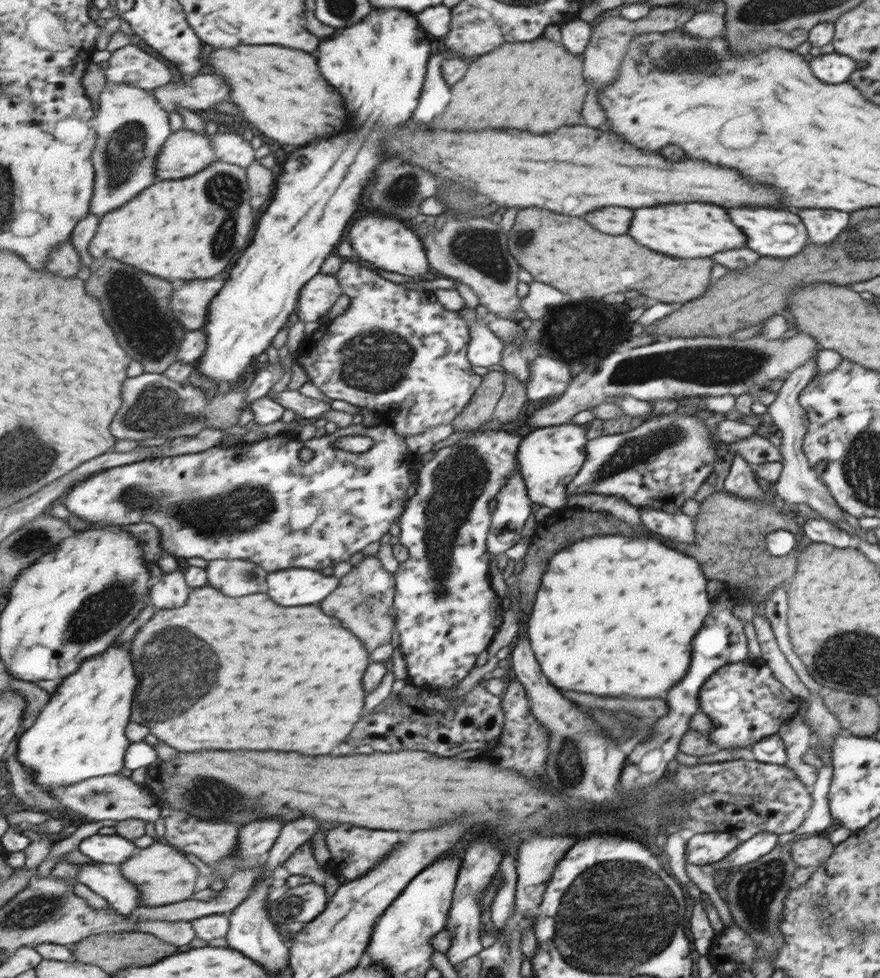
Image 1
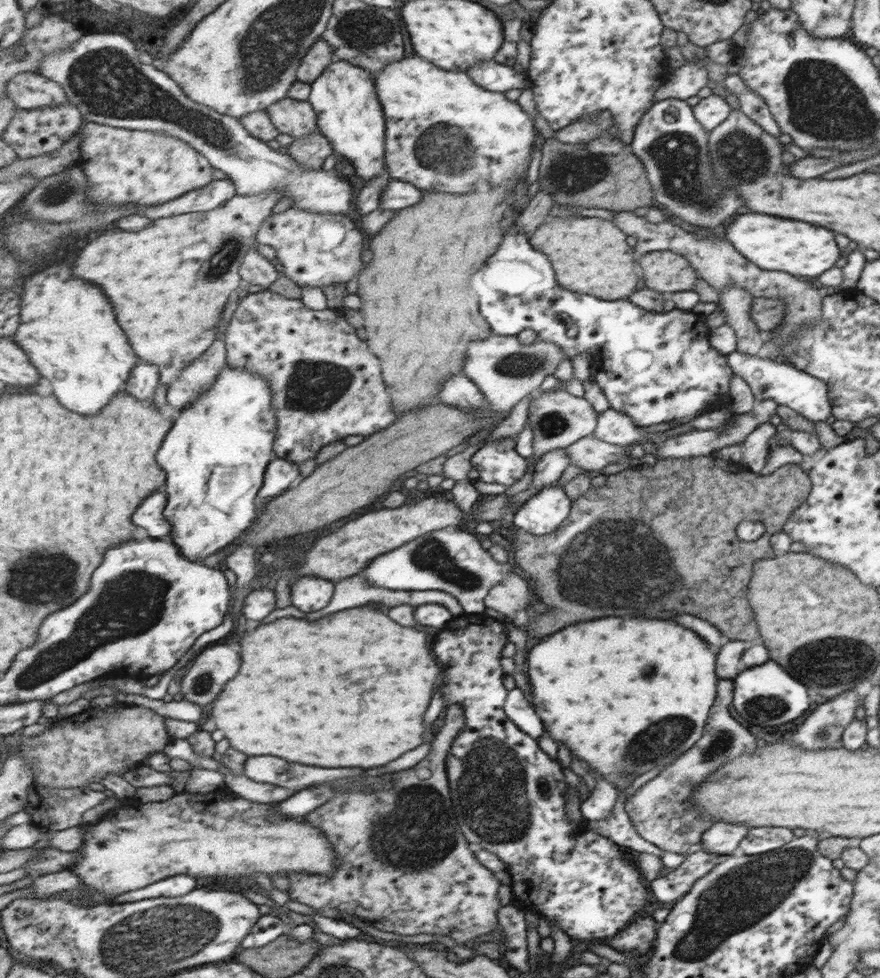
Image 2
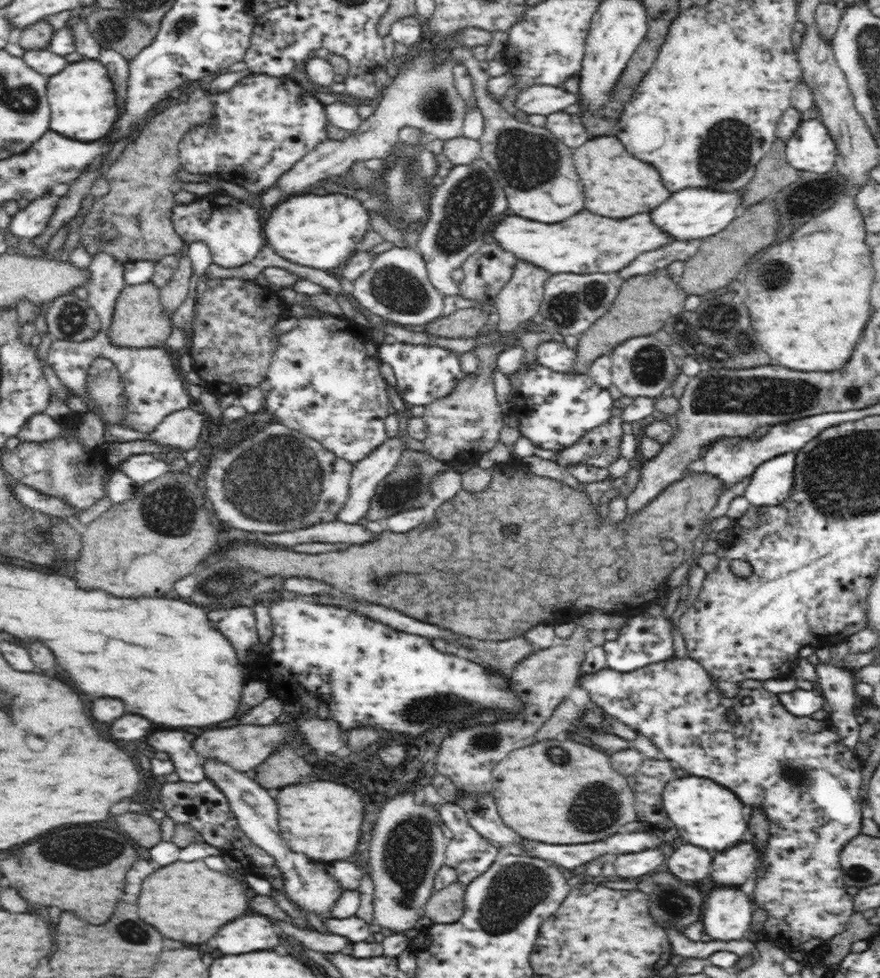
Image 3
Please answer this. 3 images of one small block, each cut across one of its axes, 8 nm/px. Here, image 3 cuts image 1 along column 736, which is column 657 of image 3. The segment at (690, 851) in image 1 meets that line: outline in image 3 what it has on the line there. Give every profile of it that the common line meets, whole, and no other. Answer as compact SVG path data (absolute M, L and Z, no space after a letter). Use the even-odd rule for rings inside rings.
M646 832L616 833L594 844L550 844L538 841L523 840L525 854L542 860L553 860L556 866L582 870L596 857L603 854L626 855L642 852L647 848L660 848L666 841Z

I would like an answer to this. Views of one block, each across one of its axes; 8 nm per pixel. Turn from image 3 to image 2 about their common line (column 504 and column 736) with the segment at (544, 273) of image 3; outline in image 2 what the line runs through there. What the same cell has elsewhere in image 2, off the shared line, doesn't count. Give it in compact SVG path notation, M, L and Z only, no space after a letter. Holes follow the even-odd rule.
M730 285L719 292L718 306L722 306L722 314L735 330L737 350L747 355L762 355L765 337L751 316L753 303L753 294L740 285Z

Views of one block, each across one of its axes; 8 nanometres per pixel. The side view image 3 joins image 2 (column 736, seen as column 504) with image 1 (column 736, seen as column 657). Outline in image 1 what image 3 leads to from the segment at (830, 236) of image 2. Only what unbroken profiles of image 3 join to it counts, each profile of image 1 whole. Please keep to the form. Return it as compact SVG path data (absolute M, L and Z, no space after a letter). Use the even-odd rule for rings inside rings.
M668 204L660 208L640 208L640 216L636 216L636 228L632 228L630 236L636 236L640 244L672 258L710 258L712 254L722 250L746 248L746 240L748 240L742 234L742 230L736 224L732 224L726 210L714 204Z

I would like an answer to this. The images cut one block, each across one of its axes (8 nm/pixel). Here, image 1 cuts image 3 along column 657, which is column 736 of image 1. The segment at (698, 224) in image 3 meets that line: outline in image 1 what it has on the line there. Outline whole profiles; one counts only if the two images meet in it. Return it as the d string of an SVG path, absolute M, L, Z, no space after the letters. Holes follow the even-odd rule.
M734 208L732 216L736 216L736 224L740 224L740 228L744 228L744 232L748 232L748 240L752 240L752 244L748 244L748 246L762 258L796 258L810 242L810 236L804 228L804 222L788 210Z

